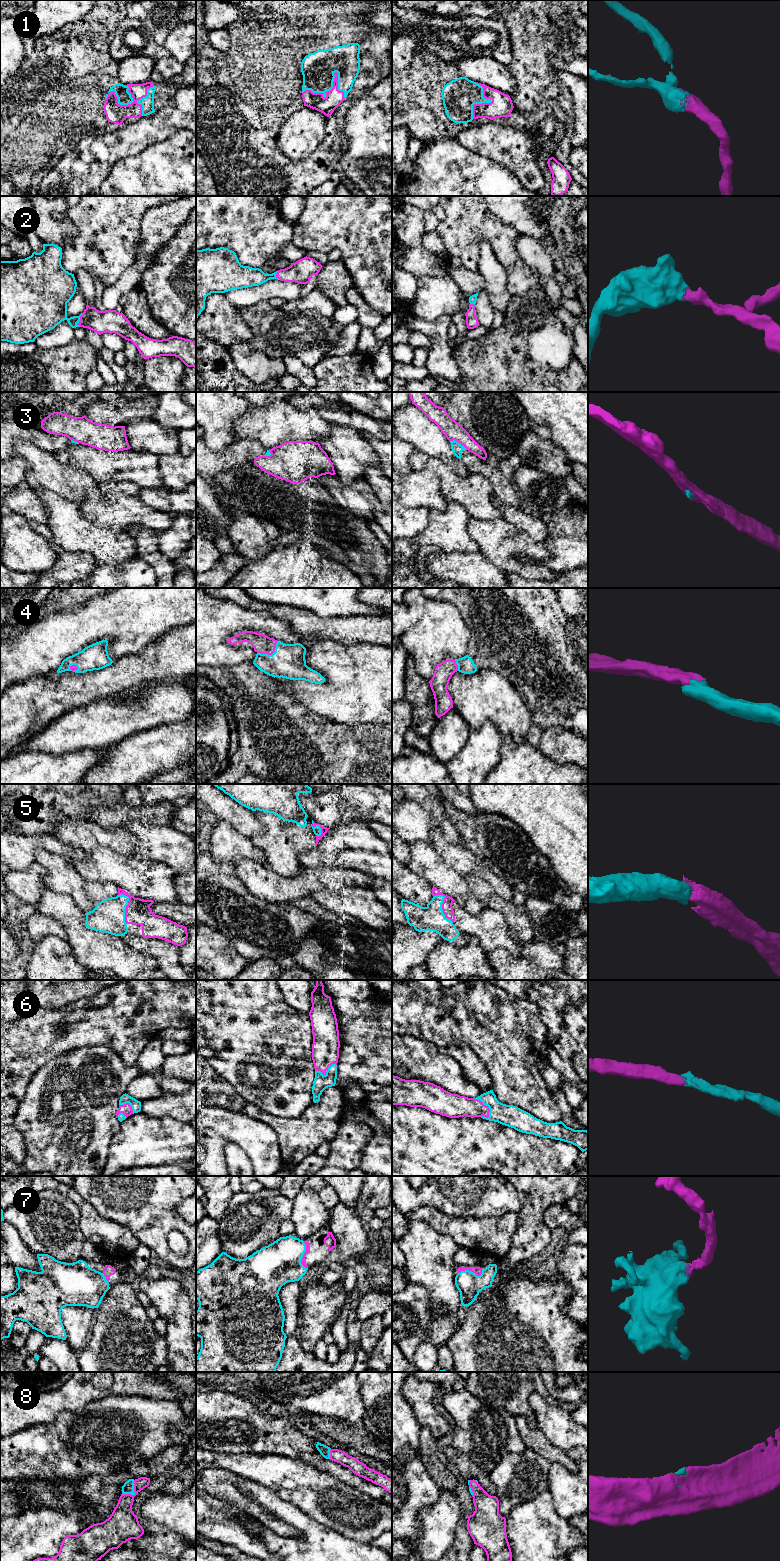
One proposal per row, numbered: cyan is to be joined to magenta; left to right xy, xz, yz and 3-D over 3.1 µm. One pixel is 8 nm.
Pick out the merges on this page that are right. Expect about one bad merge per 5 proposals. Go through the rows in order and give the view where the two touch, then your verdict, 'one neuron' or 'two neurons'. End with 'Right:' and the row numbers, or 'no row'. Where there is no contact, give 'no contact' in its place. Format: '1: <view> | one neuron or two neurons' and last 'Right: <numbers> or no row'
1: xz | one neuron
2: xy | one neuron
3: yz | one neuron
4: xz | one neuron
5: yz | one neuron
6: yz | one neuron
7: xz | one neuron
8: xy | one neuron
Right: 1, 2, 3, 4, 5, 6, 7, 8

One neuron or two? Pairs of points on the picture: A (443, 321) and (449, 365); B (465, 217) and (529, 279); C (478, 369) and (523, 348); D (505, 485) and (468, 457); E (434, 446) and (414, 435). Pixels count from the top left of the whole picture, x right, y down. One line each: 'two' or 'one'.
A: one
B: one
C: one
D: one
E: one

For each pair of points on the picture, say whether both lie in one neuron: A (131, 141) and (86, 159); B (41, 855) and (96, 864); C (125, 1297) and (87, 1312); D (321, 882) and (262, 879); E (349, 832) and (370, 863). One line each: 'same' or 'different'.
A: same
B: different
C: different
D: same
E: same

